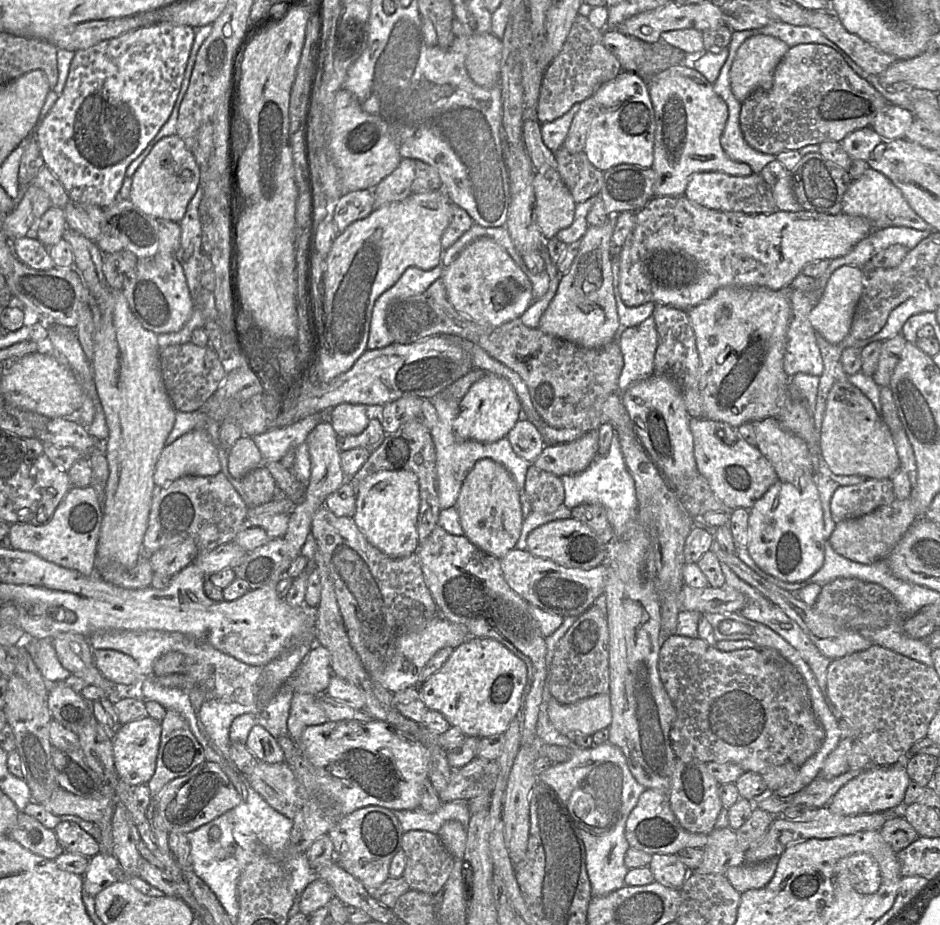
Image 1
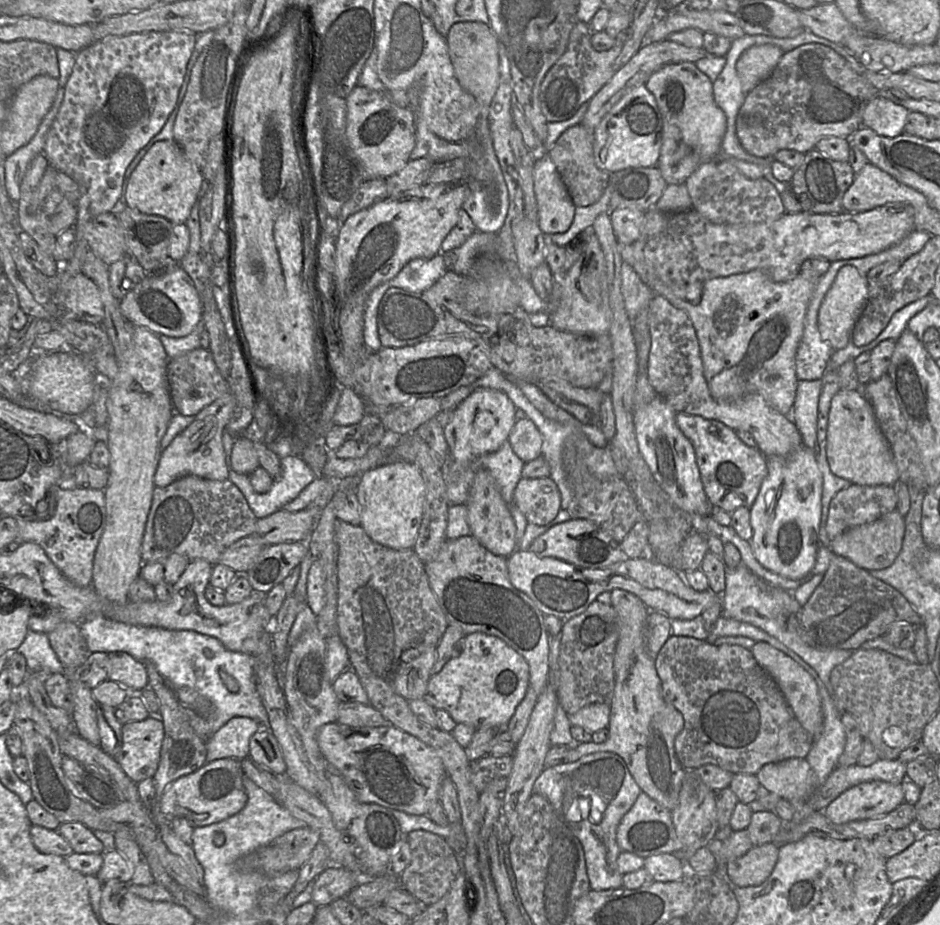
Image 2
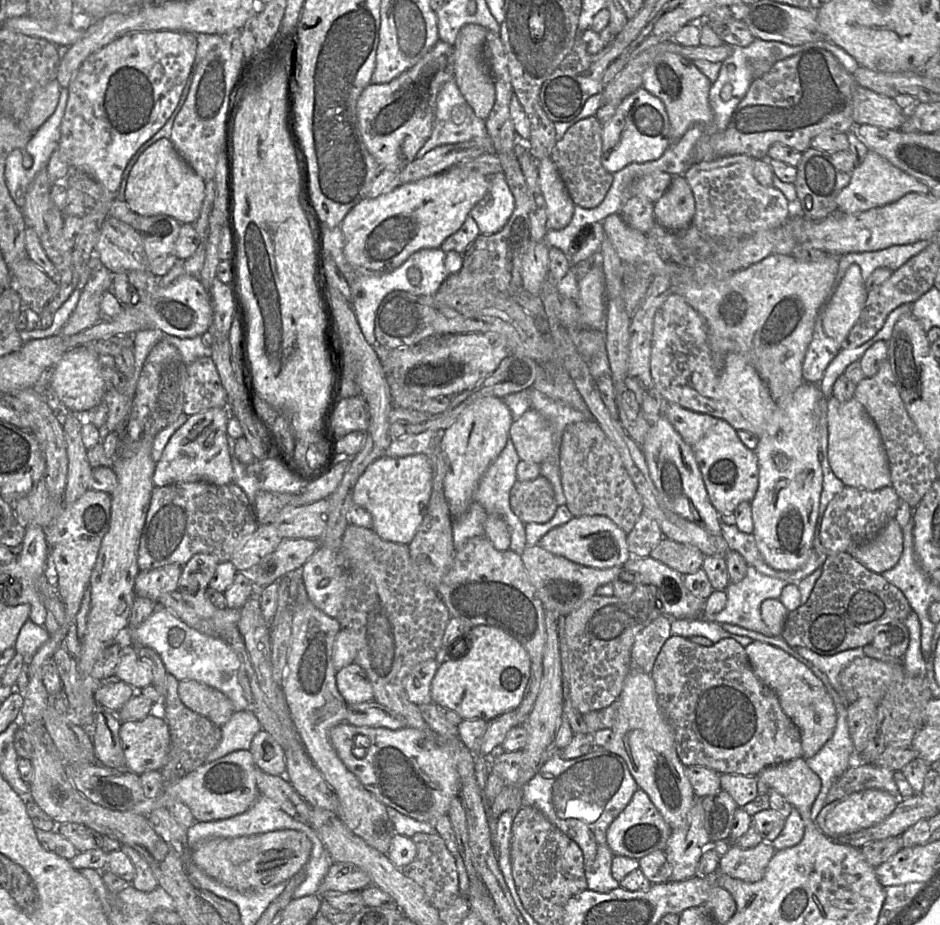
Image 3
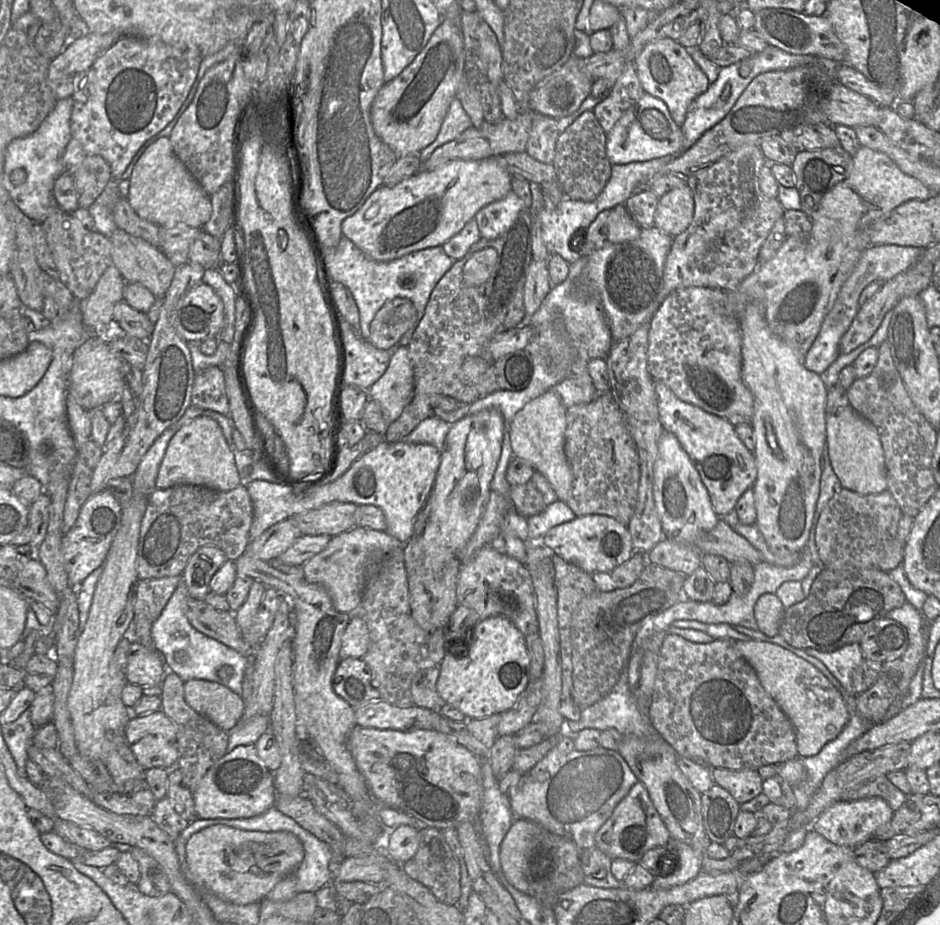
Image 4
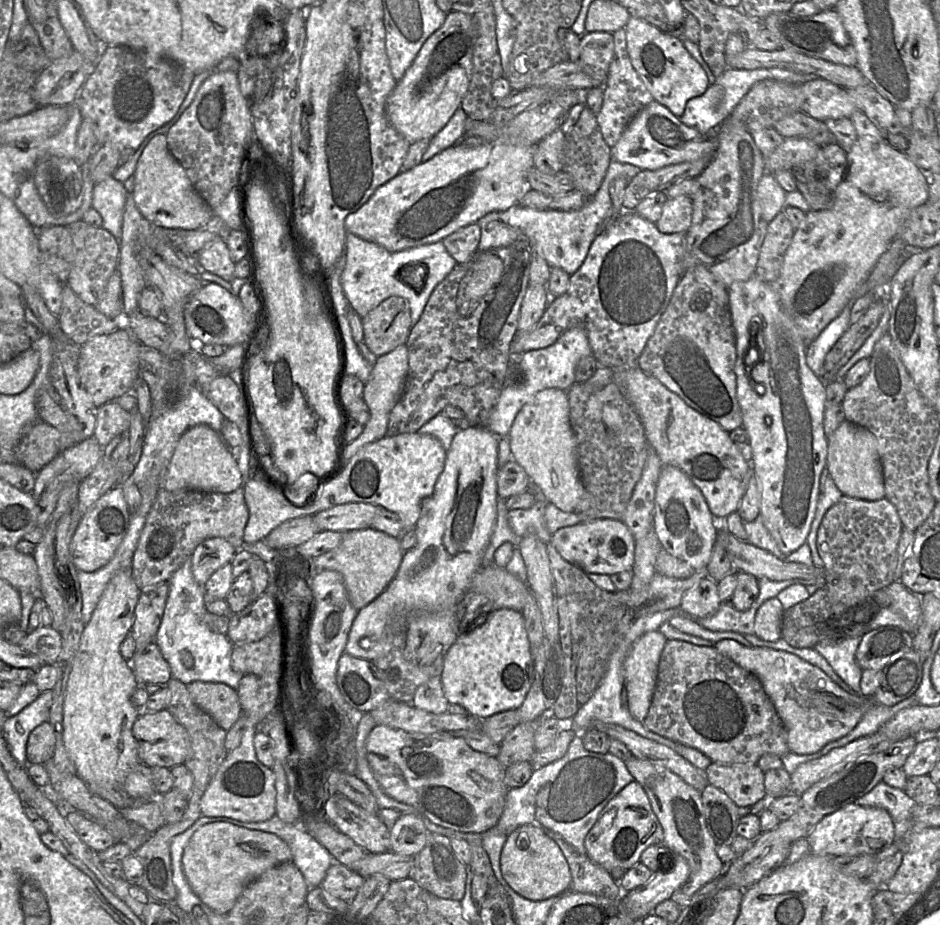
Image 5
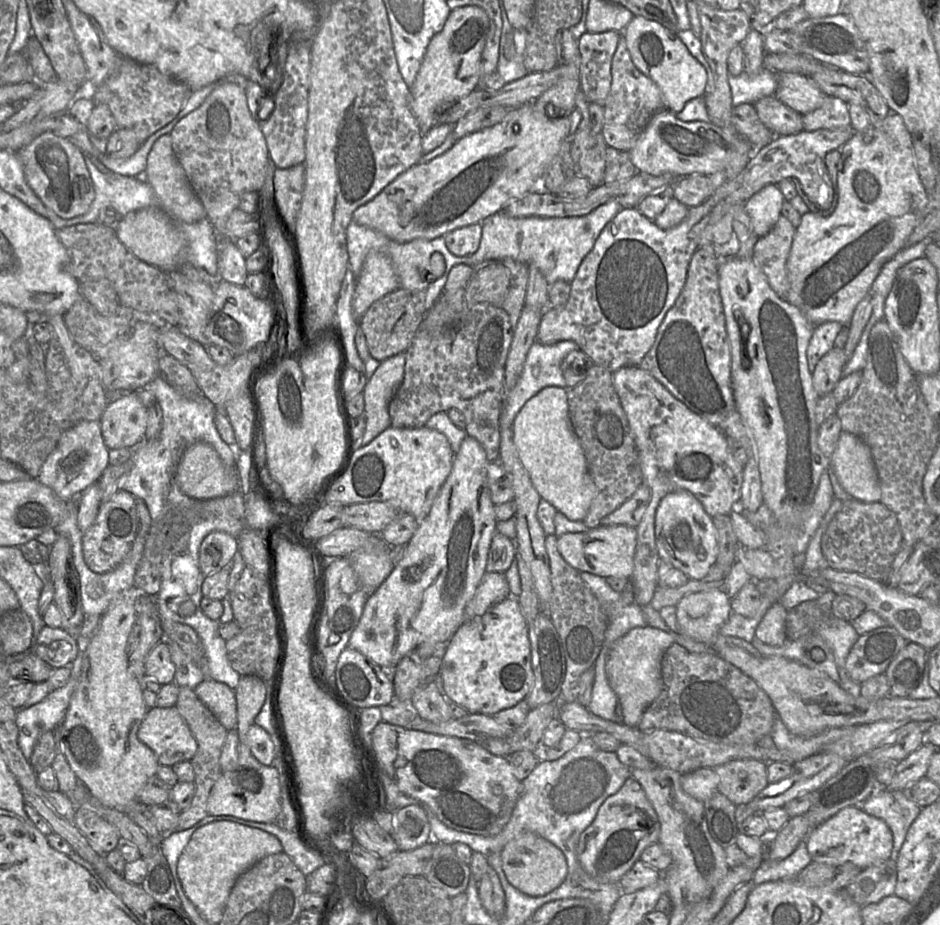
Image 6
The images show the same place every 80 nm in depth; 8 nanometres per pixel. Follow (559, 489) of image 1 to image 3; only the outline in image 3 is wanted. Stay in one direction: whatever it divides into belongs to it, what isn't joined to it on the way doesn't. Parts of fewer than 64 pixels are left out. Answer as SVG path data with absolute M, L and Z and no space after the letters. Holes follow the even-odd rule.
M539 476L530 481L516 481L510 491L510 506L524 523L546 523L558 504L552 484Z

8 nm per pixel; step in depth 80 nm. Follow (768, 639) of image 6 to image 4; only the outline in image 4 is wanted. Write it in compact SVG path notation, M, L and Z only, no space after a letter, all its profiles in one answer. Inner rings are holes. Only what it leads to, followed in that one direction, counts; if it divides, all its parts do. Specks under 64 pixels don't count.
M776 594L761 595L754 608L758 630L767 636L778 635L784 612L785 608Z

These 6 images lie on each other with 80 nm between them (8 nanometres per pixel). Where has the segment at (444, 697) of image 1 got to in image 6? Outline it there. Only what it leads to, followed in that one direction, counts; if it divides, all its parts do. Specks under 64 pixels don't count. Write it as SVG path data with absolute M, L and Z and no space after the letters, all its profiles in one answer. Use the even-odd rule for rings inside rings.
M509 596L503 599L484 614L470 618L458 628L448 642L440 675L443 694L447 700L457 703L470 713L494 715L526 698L533 682L531 646L528 624L516 597Z

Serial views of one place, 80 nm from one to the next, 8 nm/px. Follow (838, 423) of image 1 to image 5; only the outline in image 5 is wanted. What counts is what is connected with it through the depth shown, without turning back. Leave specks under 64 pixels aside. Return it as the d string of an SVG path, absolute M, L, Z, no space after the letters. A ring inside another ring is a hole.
M844 420L828 439L827 469L843 495L875 501L885 497L876 437L865 427Z

